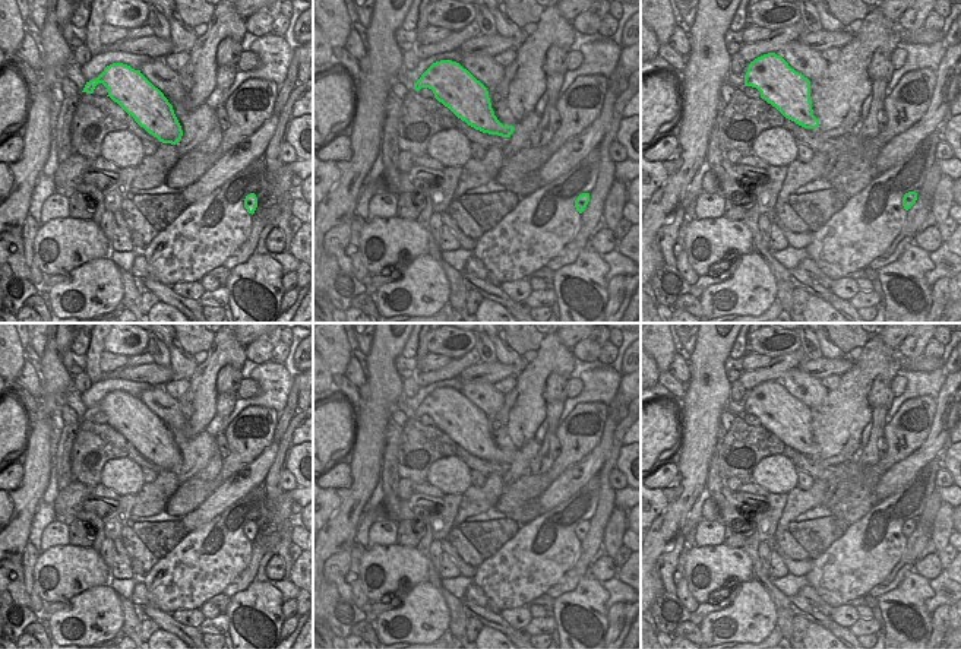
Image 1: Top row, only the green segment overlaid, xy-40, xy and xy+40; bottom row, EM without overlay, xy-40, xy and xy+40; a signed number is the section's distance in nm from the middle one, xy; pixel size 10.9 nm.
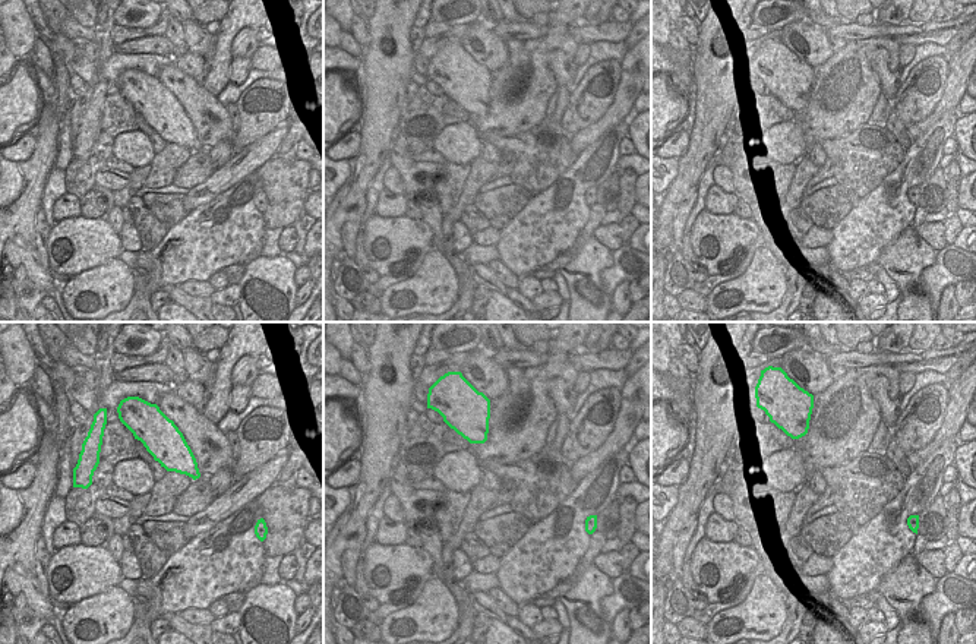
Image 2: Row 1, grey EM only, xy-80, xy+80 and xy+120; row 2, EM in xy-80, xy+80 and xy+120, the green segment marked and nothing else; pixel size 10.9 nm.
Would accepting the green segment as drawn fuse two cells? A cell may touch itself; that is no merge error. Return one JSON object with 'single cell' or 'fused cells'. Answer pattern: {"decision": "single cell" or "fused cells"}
{"decision": "single cell"}

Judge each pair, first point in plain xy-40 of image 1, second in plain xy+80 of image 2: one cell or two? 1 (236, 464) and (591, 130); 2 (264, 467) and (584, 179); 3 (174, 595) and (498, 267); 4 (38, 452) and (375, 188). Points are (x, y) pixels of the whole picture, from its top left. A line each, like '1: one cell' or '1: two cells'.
1: two cells
2: two cells
3: two cells
4: two cells

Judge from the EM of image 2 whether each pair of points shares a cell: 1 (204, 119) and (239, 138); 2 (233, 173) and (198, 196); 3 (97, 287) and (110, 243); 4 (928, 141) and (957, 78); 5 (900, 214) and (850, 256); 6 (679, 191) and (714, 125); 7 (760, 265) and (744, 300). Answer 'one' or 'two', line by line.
1: two
2: one
3: two
4: two
5: one
6: one
7: one

